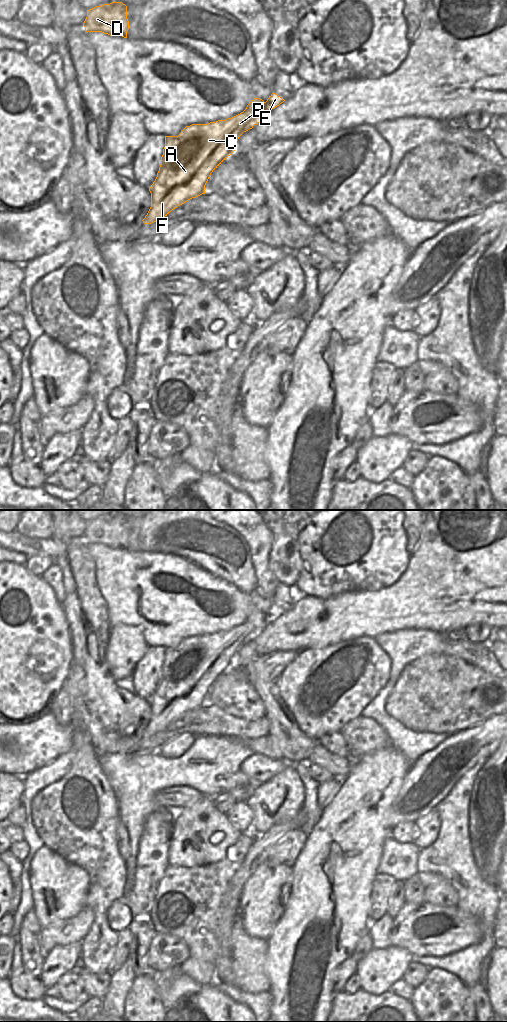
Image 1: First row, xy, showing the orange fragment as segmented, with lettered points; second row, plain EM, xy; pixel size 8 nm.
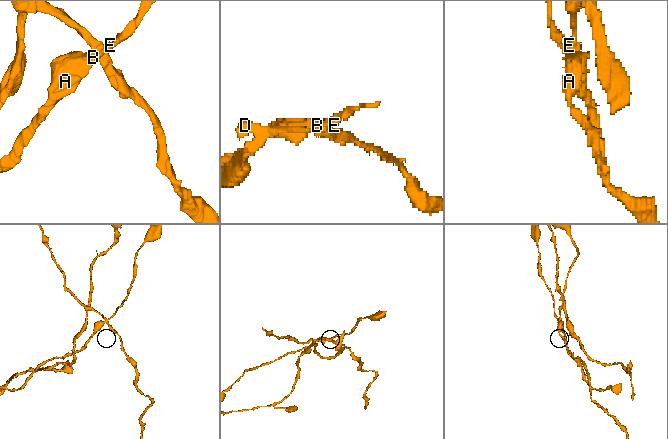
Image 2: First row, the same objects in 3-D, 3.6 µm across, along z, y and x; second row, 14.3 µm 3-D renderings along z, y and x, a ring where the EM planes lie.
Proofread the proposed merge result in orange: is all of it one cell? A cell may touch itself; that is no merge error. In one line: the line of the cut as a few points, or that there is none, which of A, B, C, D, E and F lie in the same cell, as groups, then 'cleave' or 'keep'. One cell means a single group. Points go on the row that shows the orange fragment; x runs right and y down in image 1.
cut xy (245, 109), (252, 113), (252, 121), (255, 124); groups A B C E F / D; cleave

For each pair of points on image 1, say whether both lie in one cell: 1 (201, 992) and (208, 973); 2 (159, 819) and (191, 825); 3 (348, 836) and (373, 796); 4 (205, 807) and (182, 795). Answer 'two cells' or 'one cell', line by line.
1: two cells
2: two cells
3: one cell
4: two cells

